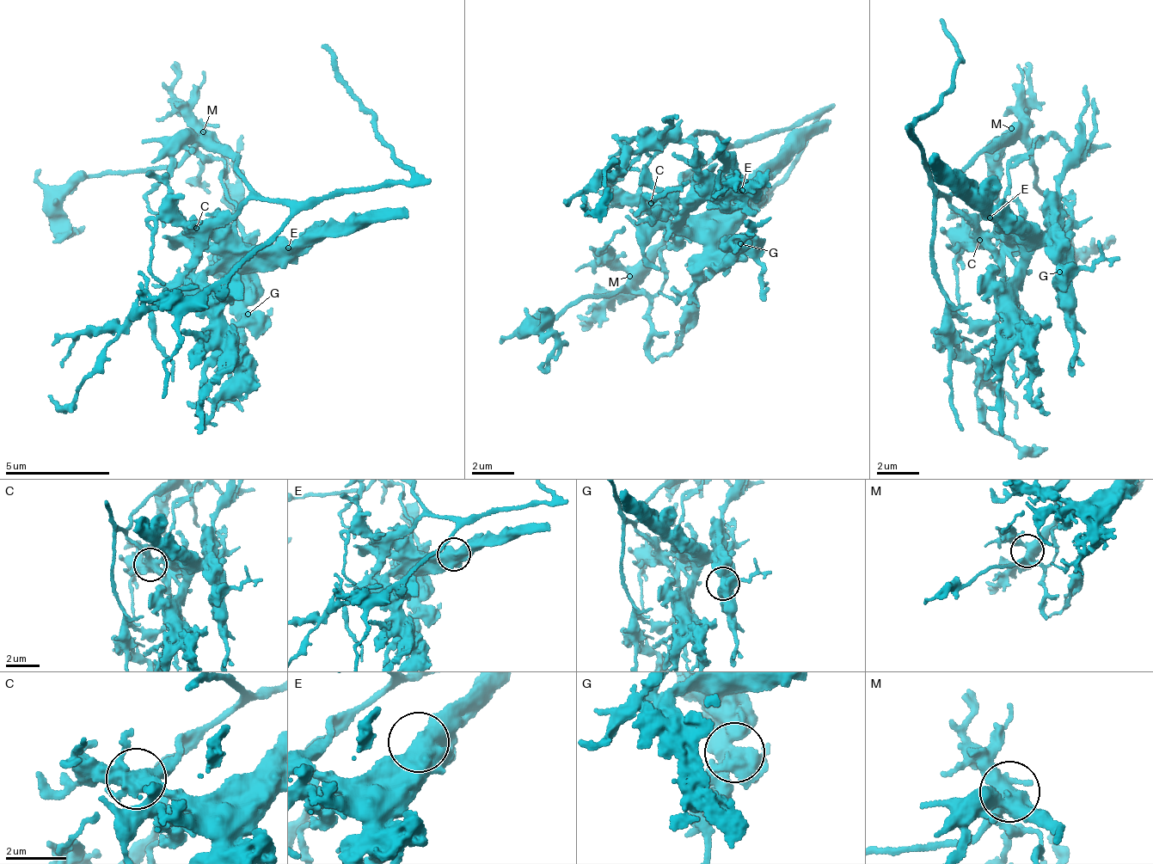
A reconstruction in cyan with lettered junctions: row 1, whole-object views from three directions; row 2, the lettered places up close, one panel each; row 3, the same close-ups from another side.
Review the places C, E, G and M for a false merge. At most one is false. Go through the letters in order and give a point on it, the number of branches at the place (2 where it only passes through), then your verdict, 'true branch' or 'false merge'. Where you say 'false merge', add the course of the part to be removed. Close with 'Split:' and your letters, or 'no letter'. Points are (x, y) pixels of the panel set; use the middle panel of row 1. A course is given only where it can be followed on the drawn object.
C: place (651, 203); branches 5; false merge; course (653, 204), (725, 142), (705, 131), (689, 141), (655, 137), (602, 173), (605, 206), (582, 217)
E: place (742, 190); branches 3; true branch
G: place (740, 243); branches 5; true branch
M: place (629, 276); branches 5; true branch
Split: C

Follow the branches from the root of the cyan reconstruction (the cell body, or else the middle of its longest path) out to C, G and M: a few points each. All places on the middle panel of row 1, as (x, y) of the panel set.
C: (694, 177), (685, 174), (682, 176), (682, 181), (653, 204)
G: (694, 177), (682, 176), (682, 181), (672, 189), (672, 204), (667, 208), (725, 245), (740, 243)
M: (694, 177), (680, 185), (664, 201), (660, 215), (664, 223), (658, 249), (629, 276)

